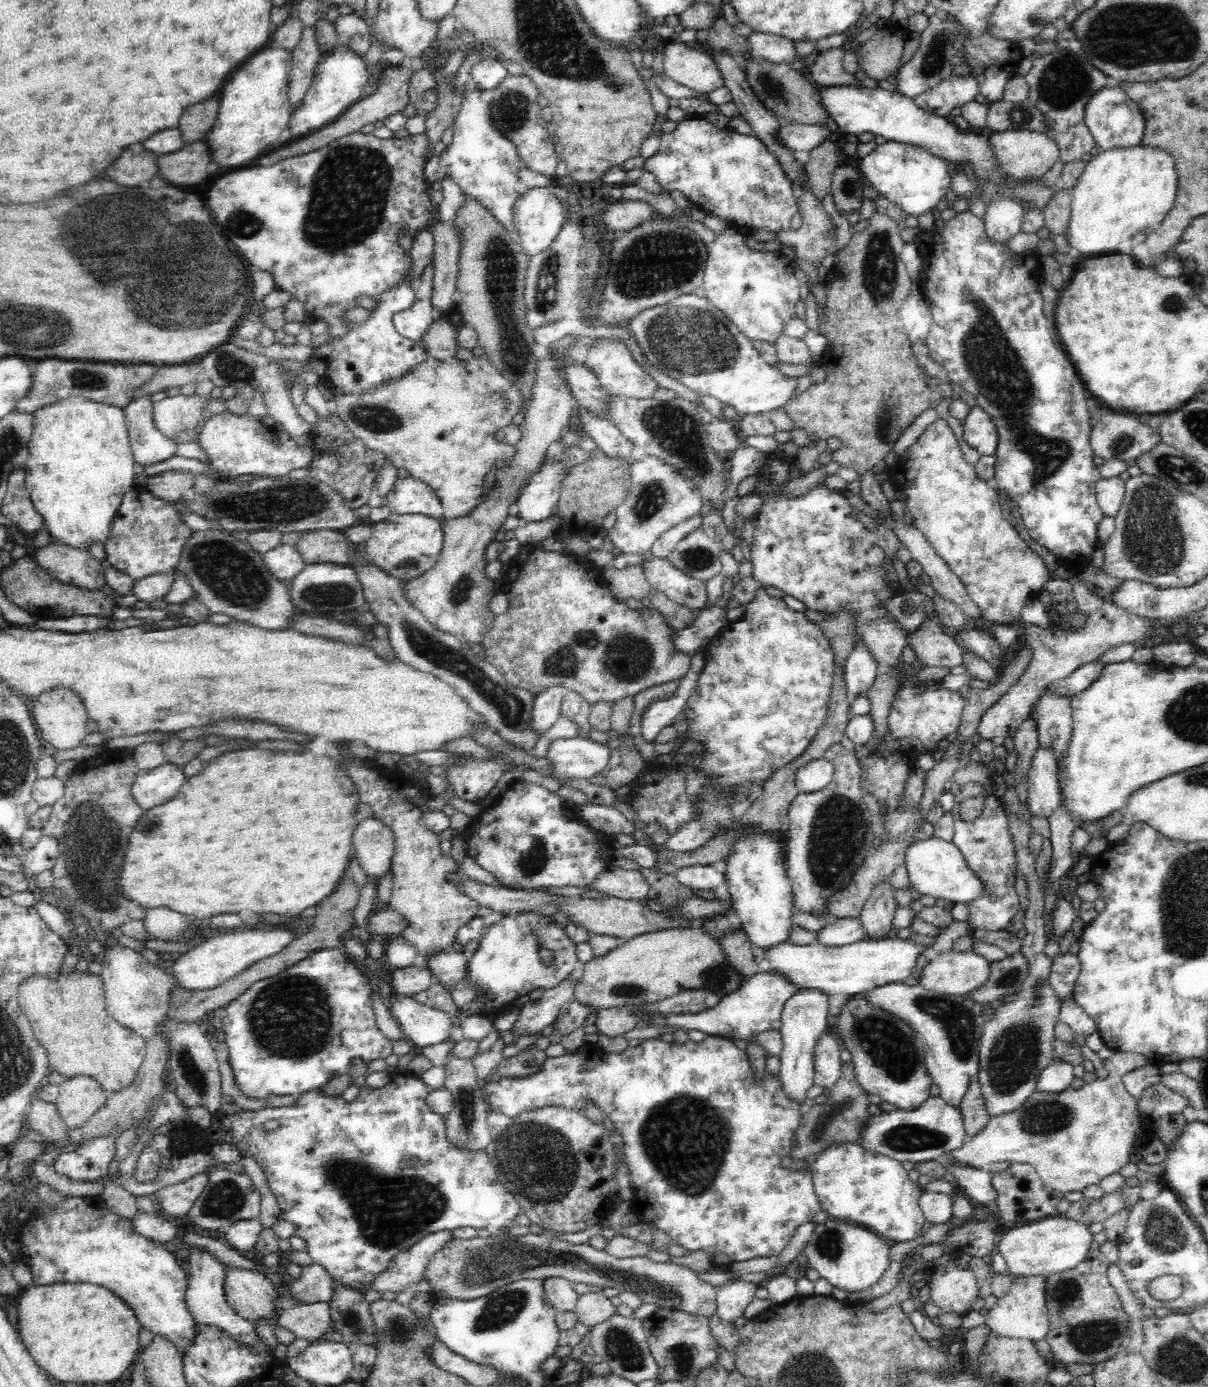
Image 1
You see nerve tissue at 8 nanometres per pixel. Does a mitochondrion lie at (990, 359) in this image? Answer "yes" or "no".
yes

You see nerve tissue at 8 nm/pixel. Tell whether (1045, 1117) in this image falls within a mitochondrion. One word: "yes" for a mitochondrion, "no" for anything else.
yes

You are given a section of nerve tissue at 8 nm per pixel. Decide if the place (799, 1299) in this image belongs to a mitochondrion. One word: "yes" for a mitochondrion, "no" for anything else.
no

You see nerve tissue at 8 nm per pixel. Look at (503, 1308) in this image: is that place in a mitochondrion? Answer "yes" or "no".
yes

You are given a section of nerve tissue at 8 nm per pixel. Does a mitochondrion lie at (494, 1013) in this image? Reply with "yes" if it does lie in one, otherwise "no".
no

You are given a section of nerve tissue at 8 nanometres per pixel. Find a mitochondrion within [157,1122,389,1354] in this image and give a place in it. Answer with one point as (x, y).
(226, 1198)

